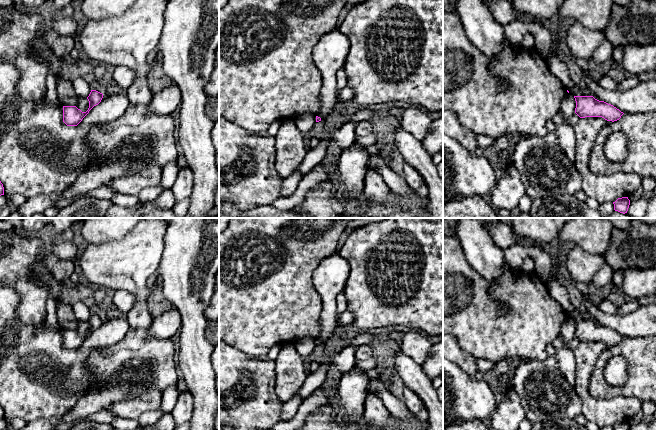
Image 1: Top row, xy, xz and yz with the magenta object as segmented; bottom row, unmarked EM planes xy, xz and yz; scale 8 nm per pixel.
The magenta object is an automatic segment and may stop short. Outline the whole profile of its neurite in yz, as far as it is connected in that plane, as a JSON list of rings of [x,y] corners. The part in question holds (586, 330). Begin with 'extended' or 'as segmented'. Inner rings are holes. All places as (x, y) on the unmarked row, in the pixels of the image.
as segmented; [[[574,320],[576,325],[575,337],[580,342],[602,341],[607,345],[617,345],[624,338],[619,333],[593,320]]]

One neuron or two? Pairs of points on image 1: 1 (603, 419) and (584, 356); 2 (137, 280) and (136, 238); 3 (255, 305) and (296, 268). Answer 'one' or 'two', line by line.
1: one
2: one
3: one

